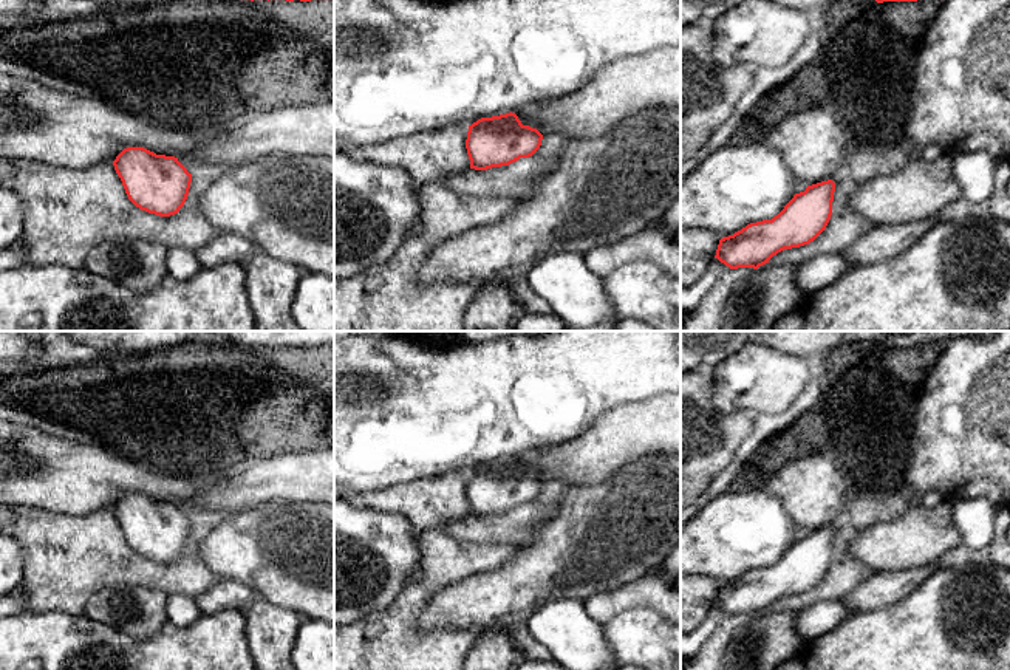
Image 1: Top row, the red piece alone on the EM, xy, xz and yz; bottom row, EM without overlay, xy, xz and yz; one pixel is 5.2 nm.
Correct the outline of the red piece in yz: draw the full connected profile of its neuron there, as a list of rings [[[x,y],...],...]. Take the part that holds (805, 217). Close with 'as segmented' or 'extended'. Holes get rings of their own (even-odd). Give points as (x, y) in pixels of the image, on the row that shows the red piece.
[[[832,179],[807,186],[772,220],[750,223],[721,238],[715,258],[730,269],[758,269],[784,249],[809,244],[831,220],[834,192]]]; as segmented

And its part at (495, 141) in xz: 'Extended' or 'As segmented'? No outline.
As segmented

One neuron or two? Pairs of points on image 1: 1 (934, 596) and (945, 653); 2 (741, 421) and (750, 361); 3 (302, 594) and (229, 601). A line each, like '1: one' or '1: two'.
1: one
2: two
3: two

